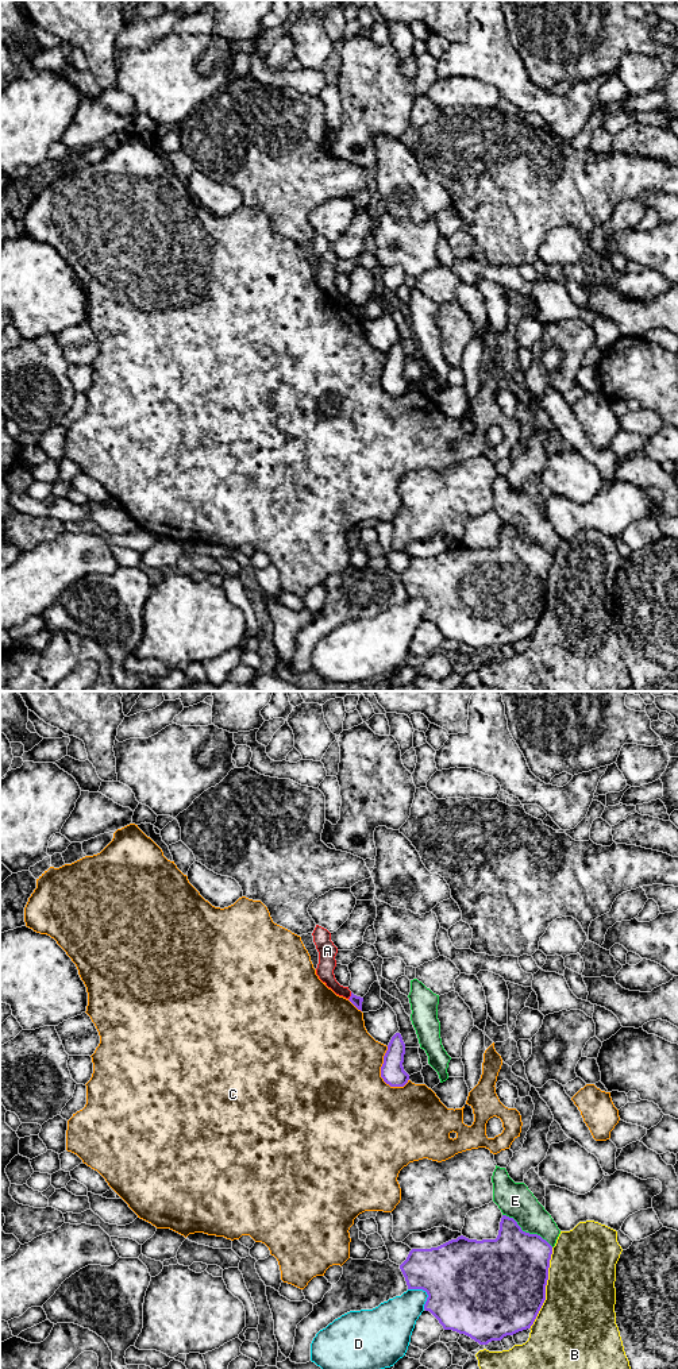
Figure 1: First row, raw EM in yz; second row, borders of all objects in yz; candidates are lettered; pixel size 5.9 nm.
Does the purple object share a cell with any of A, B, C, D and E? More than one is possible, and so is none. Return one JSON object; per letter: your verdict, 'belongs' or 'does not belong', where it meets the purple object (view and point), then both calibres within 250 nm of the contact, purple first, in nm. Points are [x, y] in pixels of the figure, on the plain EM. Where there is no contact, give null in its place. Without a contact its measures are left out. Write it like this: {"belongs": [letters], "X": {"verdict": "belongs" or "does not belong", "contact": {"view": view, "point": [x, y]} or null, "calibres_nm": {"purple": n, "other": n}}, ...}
{"belongs": [], "A": {"verdict": "does not belong", "contact": {"view": "yz", "point": [350, 305]}, "calibres_nm": {"purple": 60, "other": 110}}, "B": {"verdict": "does not belong", "contact": {"view": "yz", "point": [544, 597]}, "calibres_nm": {"purple": 500, "other": 440}}, "C": {"verdict": "does not belong", "contact": {"view": "yz", "point": [381, 382]}, "calibres_nm": {"purple": 140, "other": 500}}, "D": {"verdict": "does not belong", "contact": {"view": "yz", "point": [426, 600]}, "calibres_nm": {"purple": 500, "other": 240}}, "E": {"verdict": "does not belong", "contact": {"view": "yz", "point": [527, 542]}, "calibres_nm": {"purple": 440, "other": 200}}}

